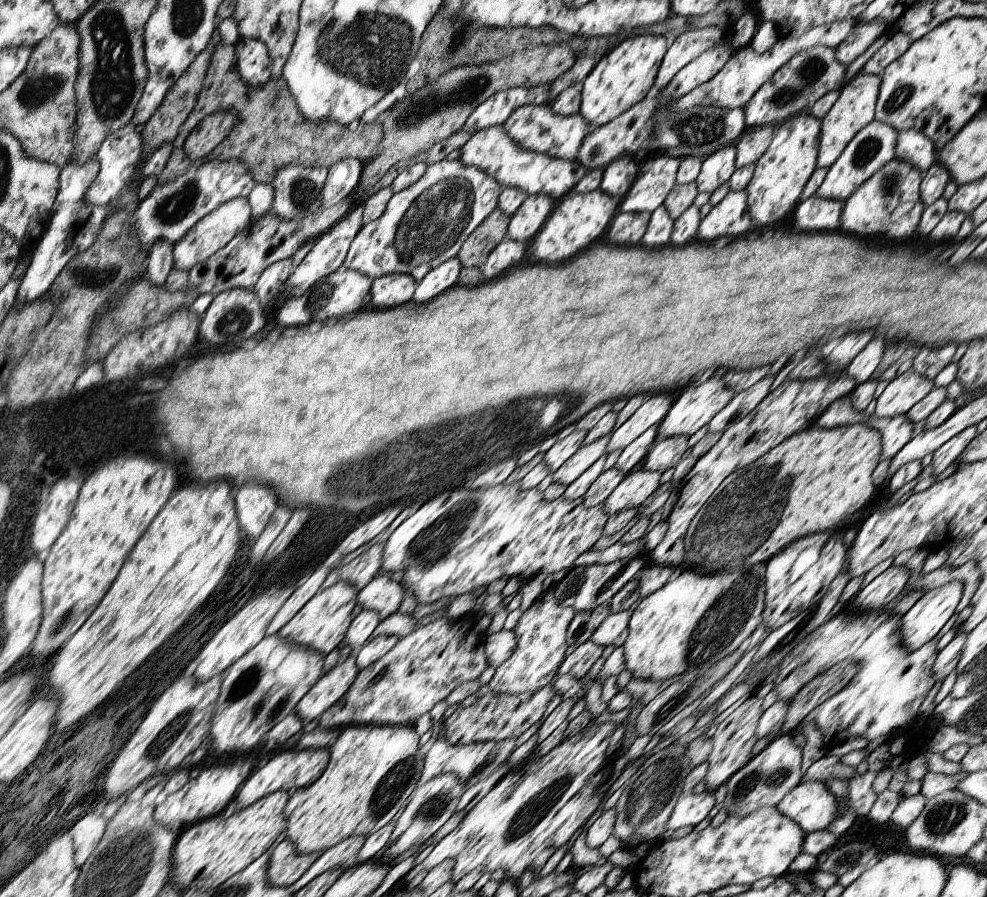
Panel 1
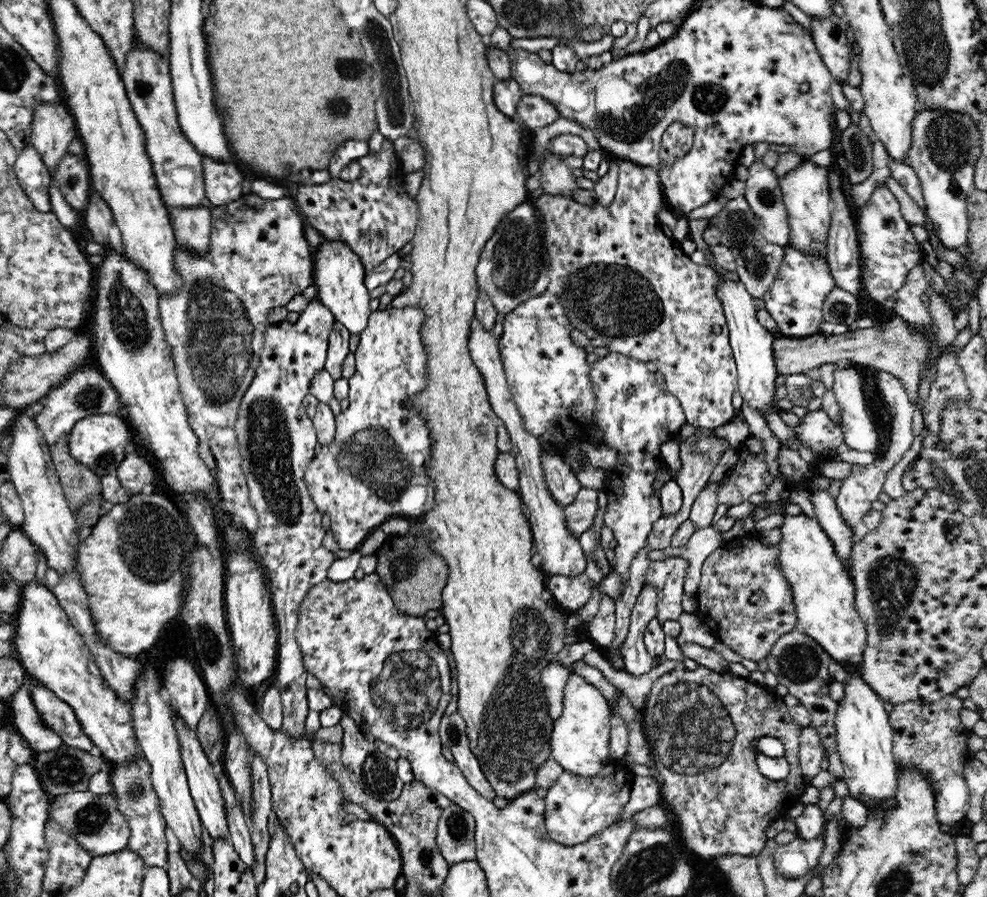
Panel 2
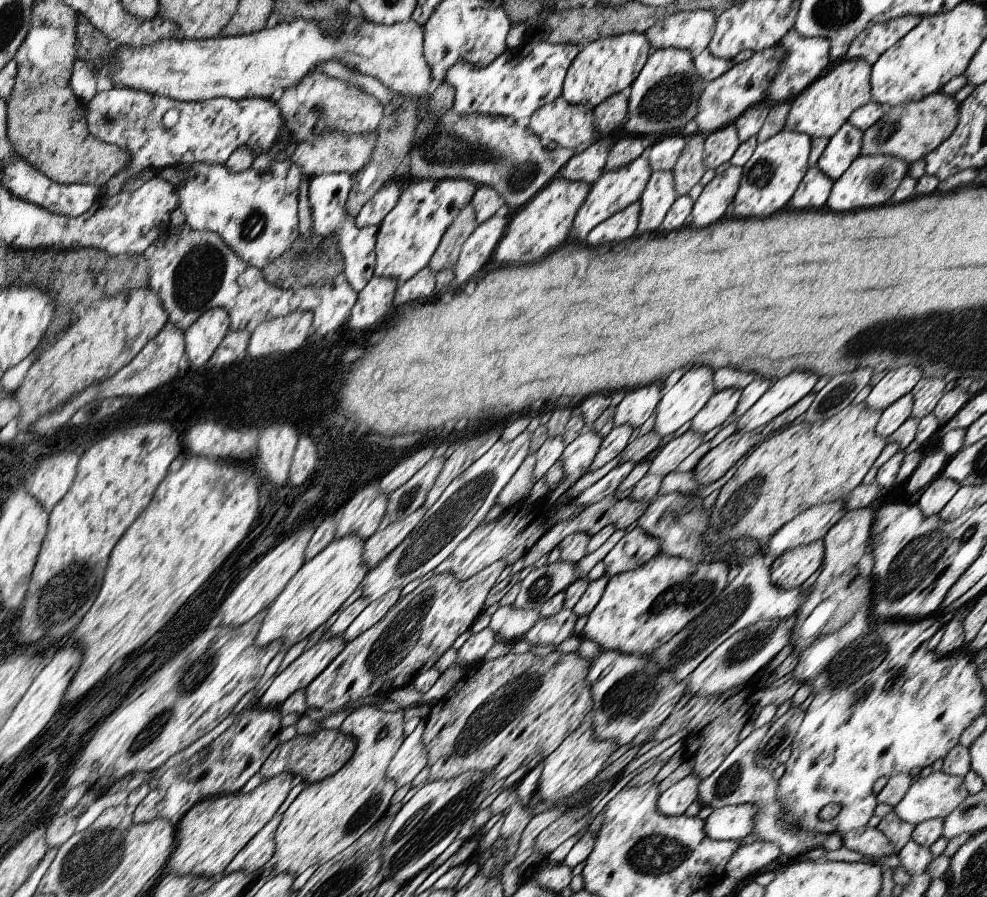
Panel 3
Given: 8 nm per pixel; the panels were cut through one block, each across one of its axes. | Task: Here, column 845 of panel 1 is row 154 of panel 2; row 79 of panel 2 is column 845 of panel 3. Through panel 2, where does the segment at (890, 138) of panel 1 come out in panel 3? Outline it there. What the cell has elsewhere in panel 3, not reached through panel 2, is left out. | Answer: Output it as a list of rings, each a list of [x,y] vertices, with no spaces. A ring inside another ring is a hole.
[[[845,122],[845,126],[841,126],[841,130],[837,130],[833,138],[829,138],[829,144],[823,148],[815,166],[823,174],[827,174],[833,182],[837,182],[849,170],[849,166],[859,158],[861,144],[863,144],[863,132],[857,126]]]

